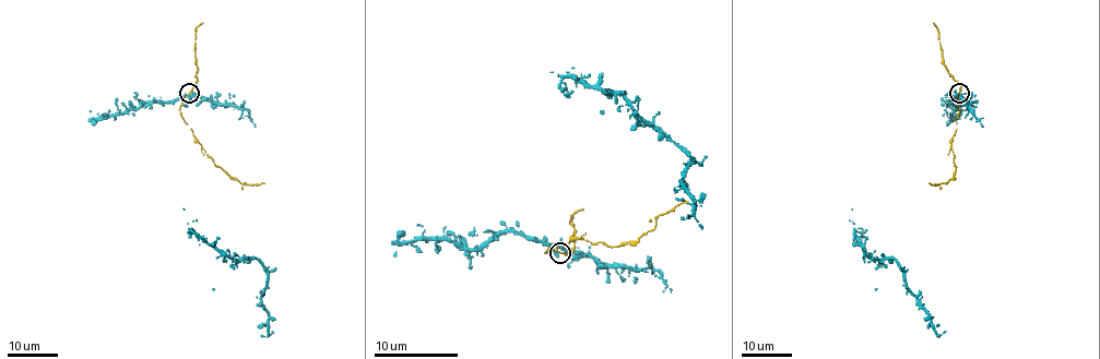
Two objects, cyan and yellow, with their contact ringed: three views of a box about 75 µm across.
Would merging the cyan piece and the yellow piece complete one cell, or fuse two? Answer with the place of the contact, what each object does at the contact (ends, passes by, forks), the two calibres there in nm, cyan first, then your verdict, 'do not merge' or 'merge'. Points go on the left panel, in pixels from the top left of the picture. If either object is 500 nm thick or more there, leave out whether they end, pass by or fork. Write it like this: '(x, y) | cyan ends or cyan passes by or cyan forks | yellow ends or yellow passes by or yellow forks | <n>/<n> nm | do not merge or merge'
(189, 93) | cyan forks | yellow ends | 170/240 nm | merge

